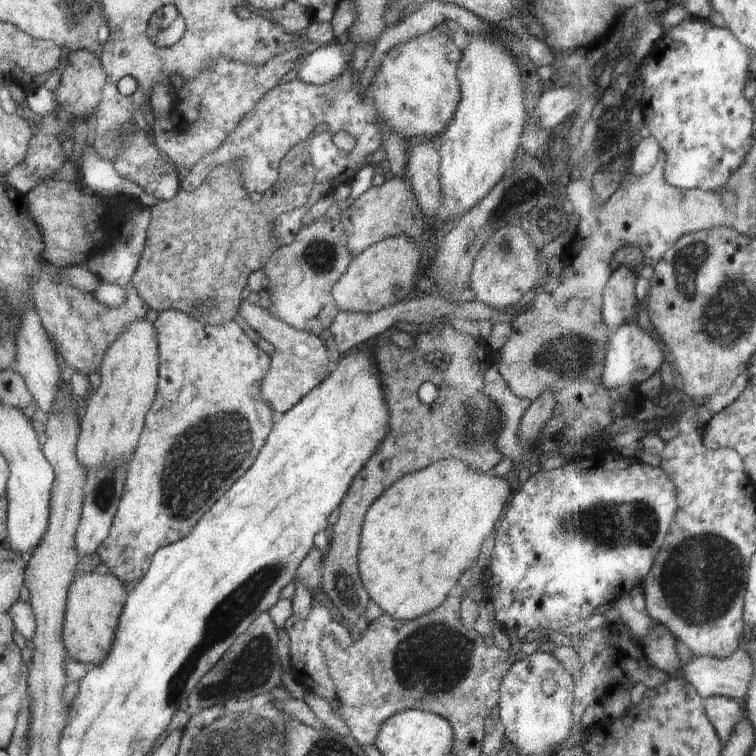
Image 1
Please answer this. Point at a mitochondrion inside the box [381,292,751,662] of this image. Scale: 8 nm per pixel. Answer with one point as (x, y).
(699, 581)

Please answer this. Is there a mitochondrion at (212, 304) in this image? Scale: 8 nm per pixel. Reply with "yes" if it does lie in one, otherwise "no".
yes

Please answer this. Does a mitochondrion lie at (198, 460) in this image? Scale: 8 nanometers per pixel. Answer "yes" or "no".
yes

